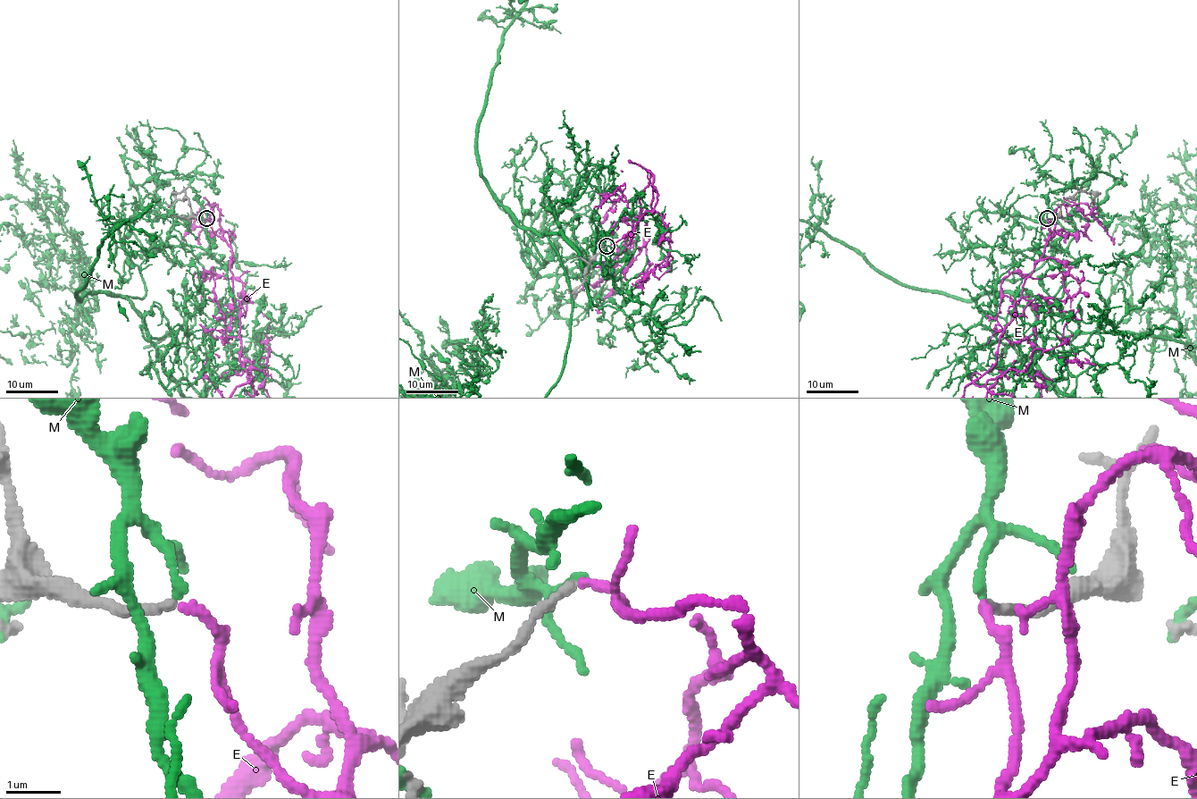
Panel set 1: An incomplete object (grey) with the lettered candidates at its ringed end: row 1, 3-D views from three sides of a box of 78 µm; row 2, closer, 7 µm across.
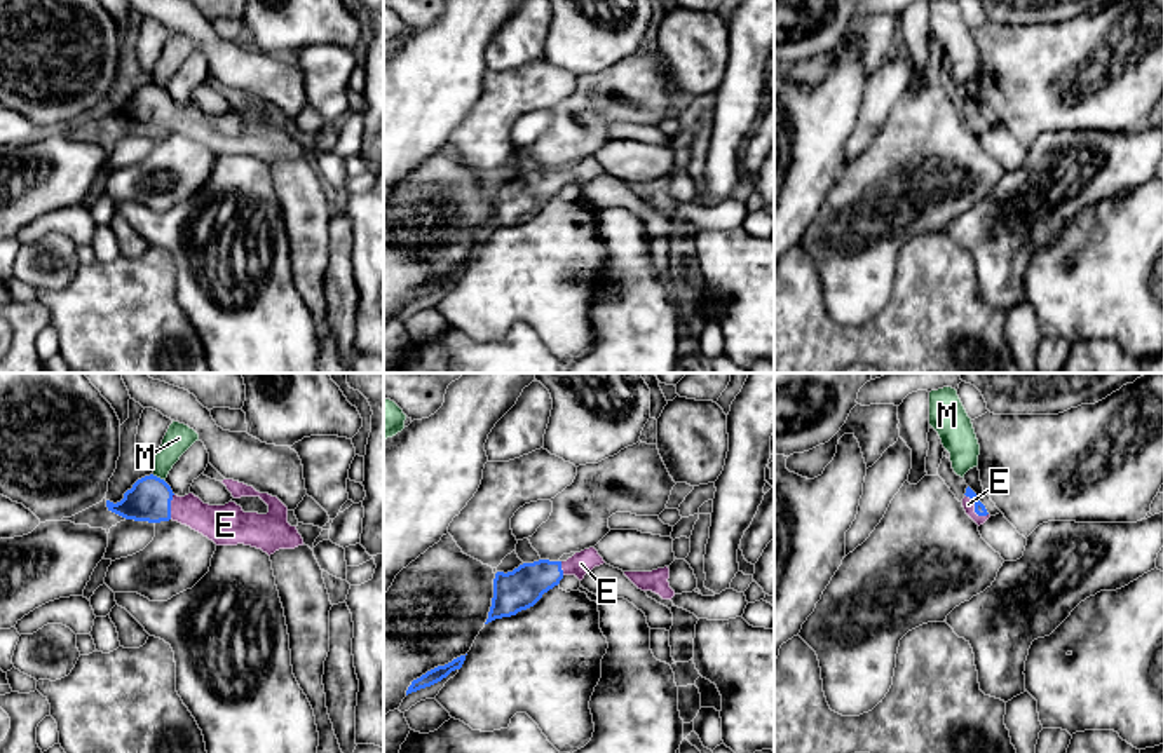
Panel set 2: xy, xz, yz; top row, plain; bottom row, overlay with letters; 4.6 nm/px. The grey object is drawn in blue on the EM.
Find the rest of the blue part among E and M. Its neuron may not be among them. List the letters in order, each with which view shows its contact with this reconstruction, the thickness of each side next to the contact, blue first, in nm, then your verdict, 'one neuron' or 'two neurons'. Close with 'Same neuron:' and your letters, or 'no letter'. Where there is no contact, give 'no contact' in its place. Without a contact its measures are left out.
E: meets blue in yz; 50 nm thick on the blue side, 60 nm on the other; one neuron
M: meets blue in xy; 200 nm thick on the blue side, 130 nm on the other; two neurons
Same neuron: E

